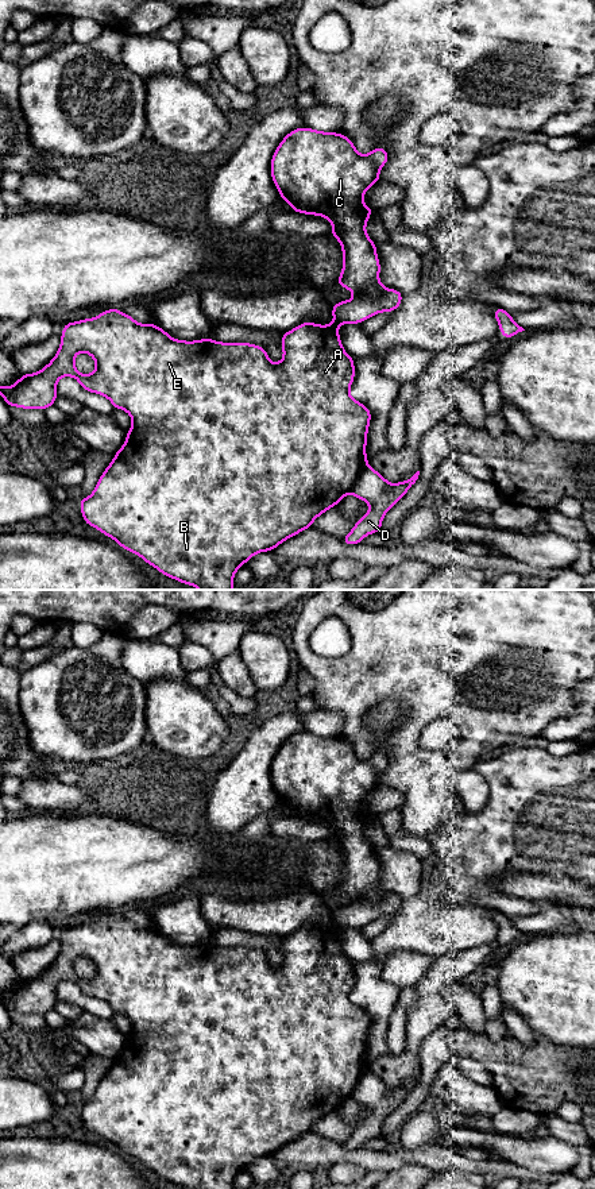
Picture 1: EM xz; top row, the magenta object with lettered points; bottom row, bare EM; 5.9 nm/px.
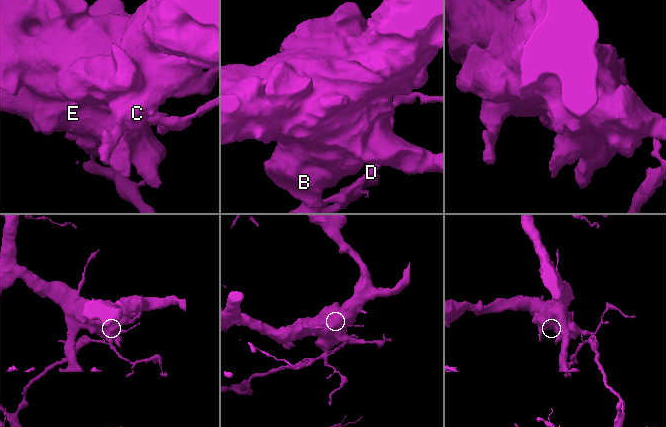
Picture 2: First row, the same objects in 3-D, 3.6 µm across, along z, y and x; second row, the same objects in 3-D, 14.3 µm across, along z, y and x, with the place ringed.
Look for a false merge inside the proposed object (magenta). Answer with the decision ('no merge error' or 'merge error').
merge error

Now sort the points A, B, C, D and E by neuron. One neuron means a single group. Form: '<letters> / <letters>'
A B C E / D

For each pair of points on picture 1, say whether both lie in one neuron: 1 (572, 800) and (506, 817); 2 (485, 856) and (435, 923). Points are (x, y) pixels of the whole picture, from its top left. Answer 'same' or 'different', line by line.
1: same
2: same

